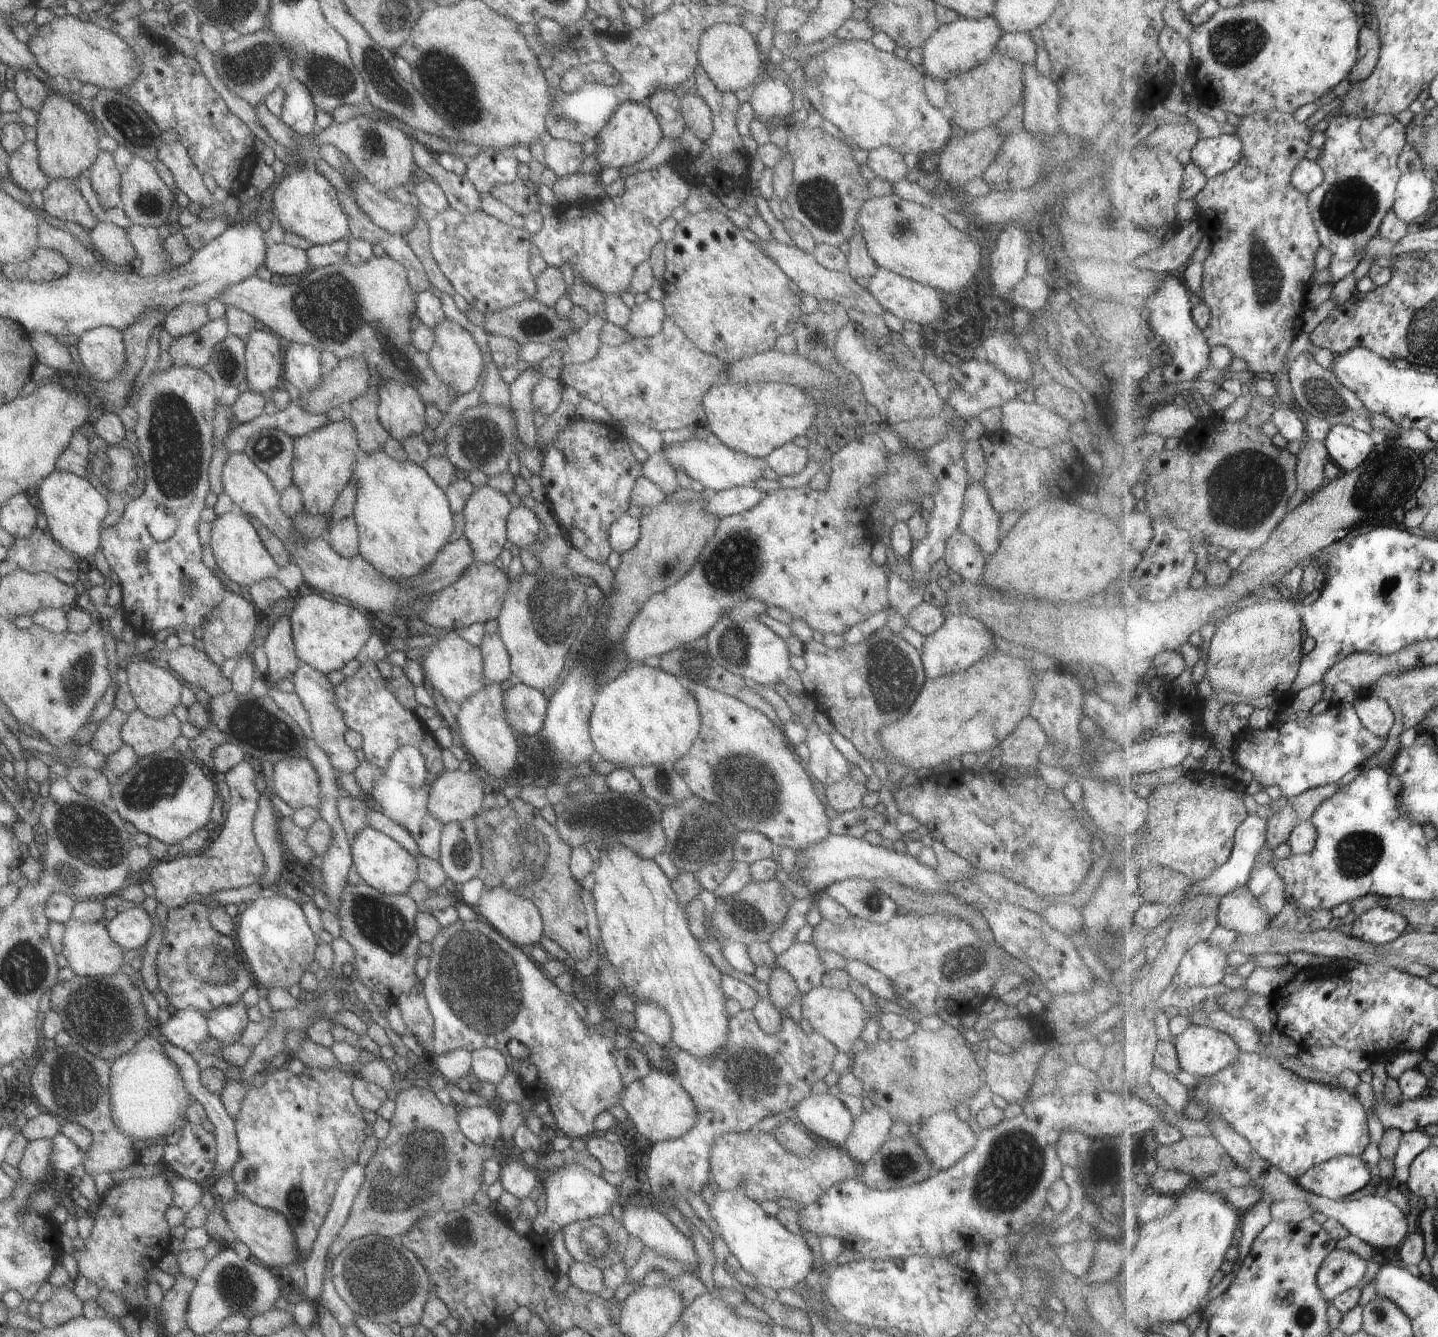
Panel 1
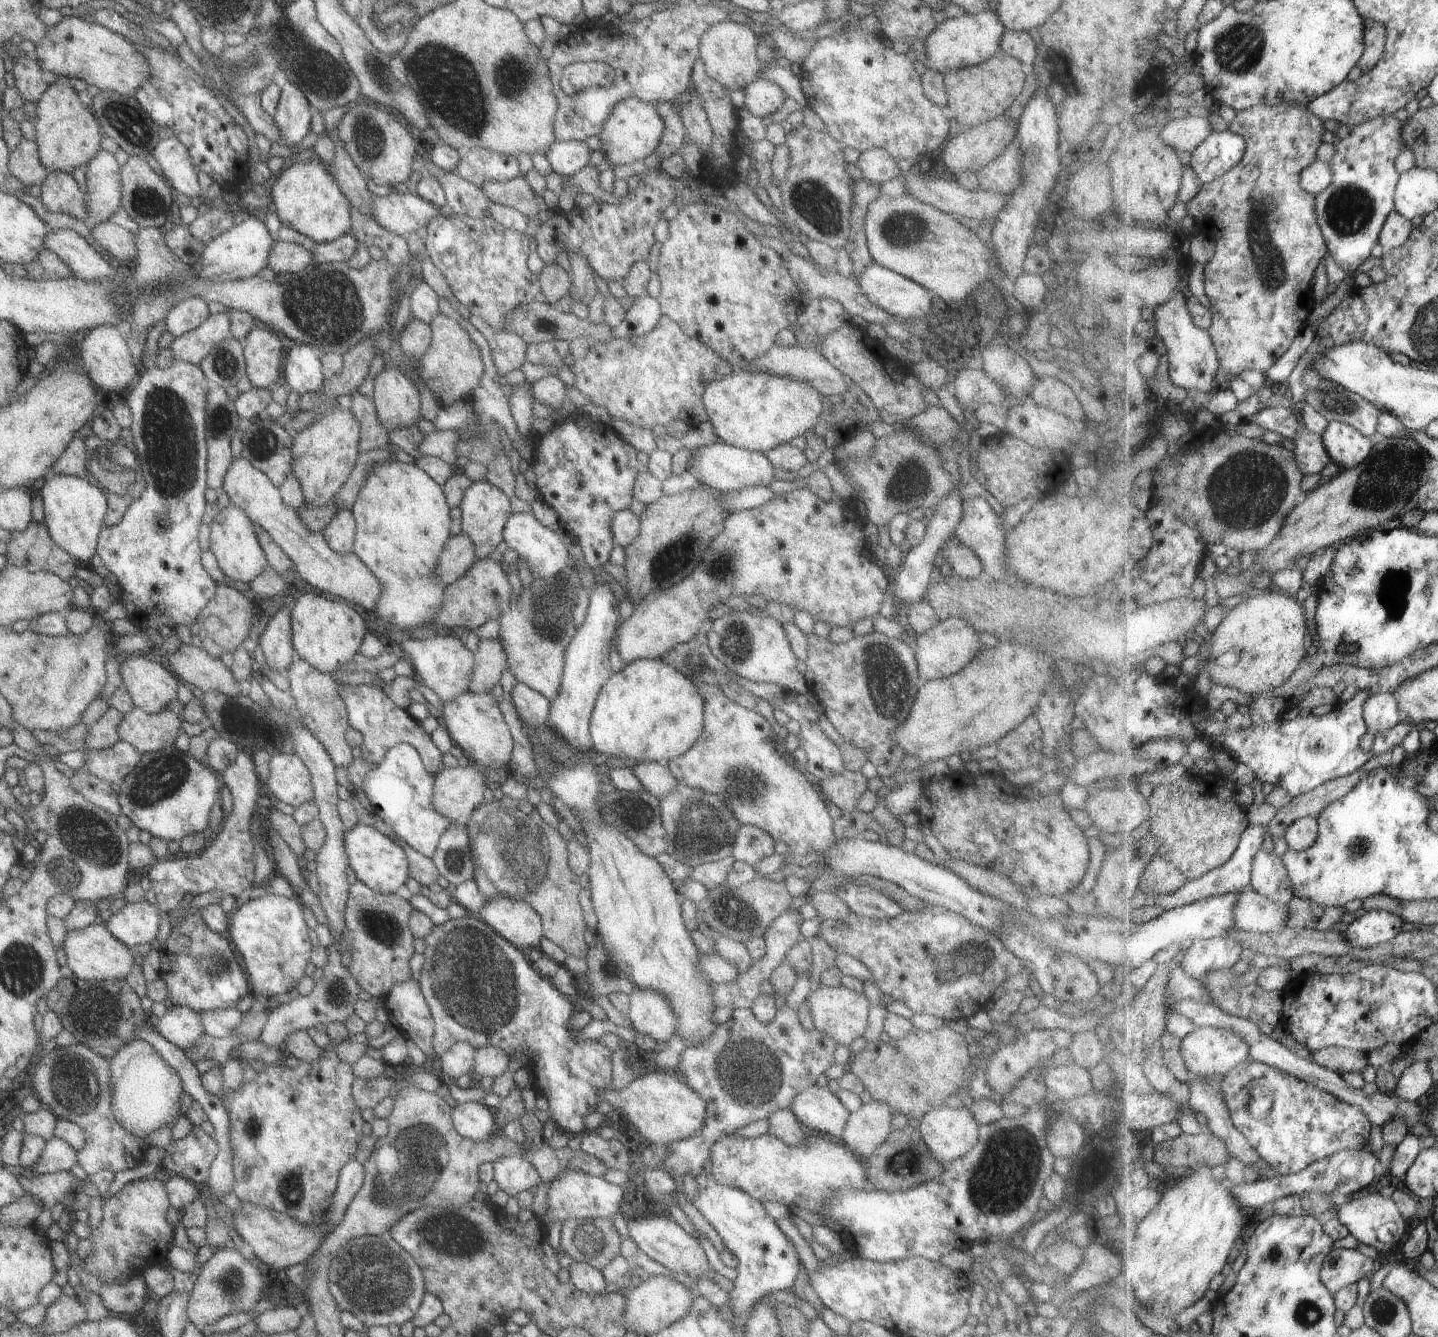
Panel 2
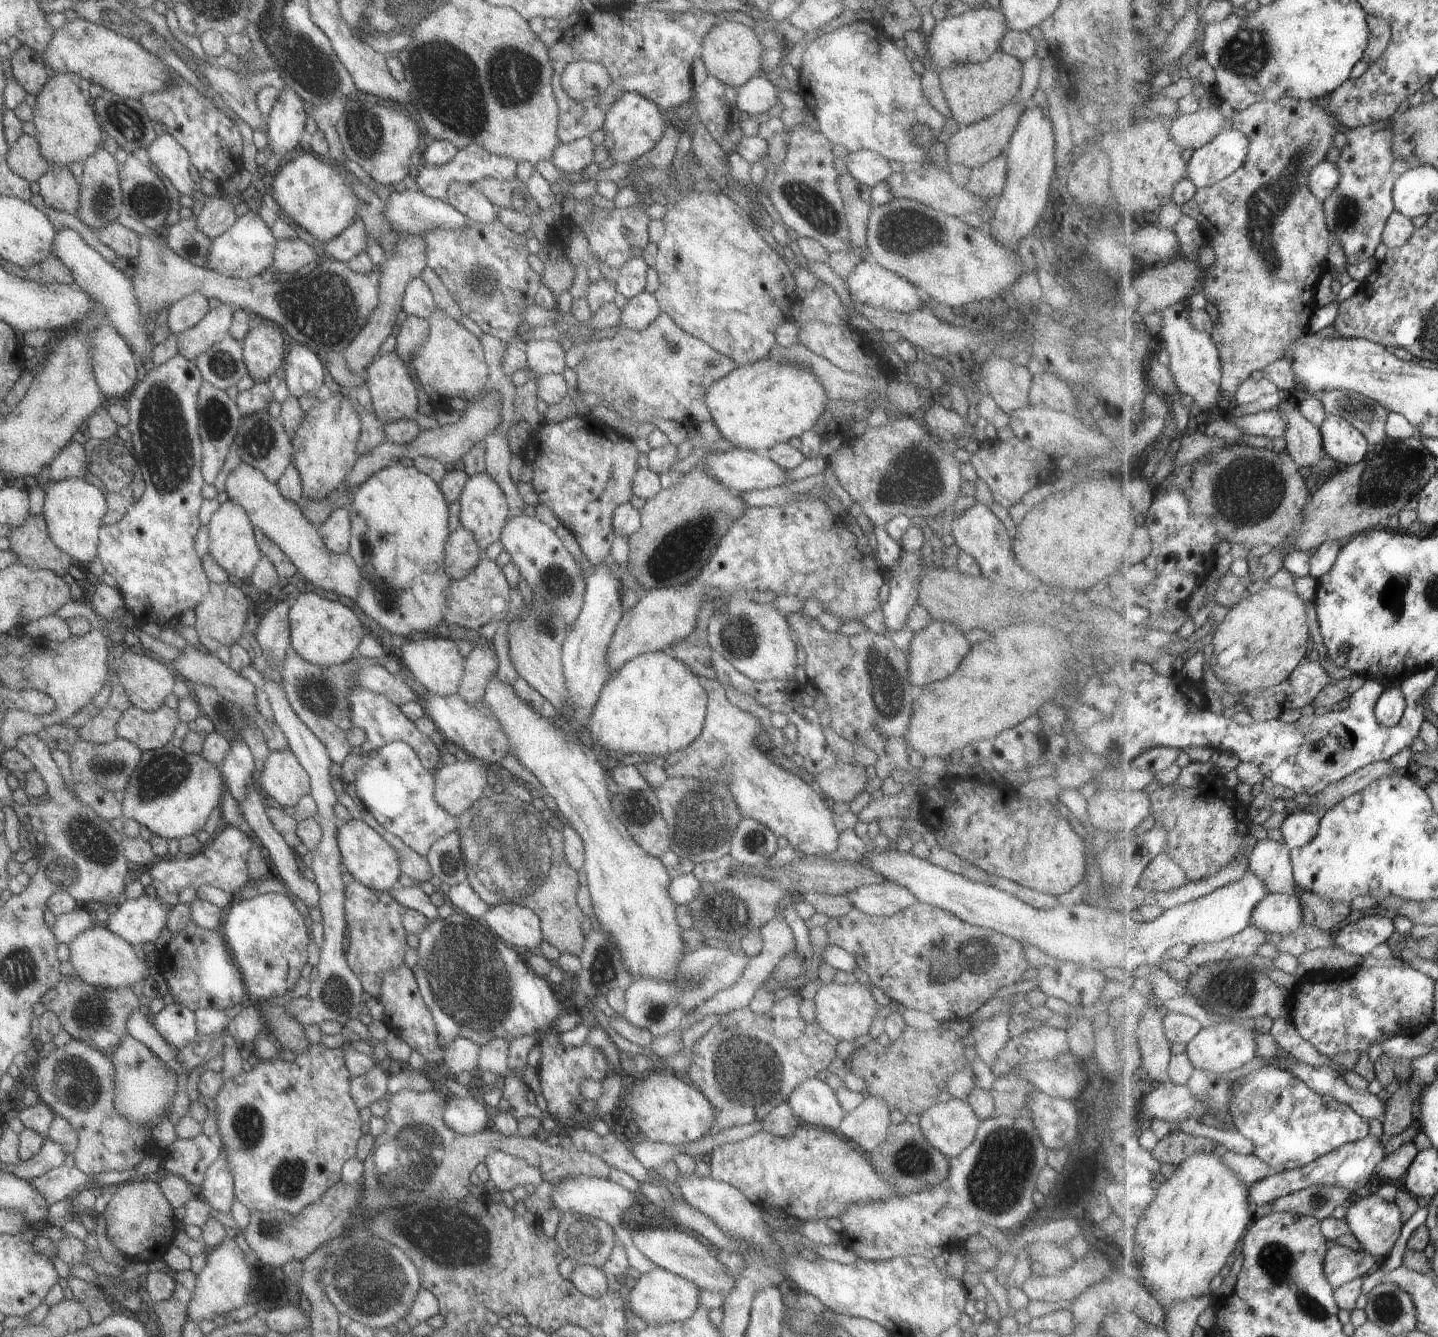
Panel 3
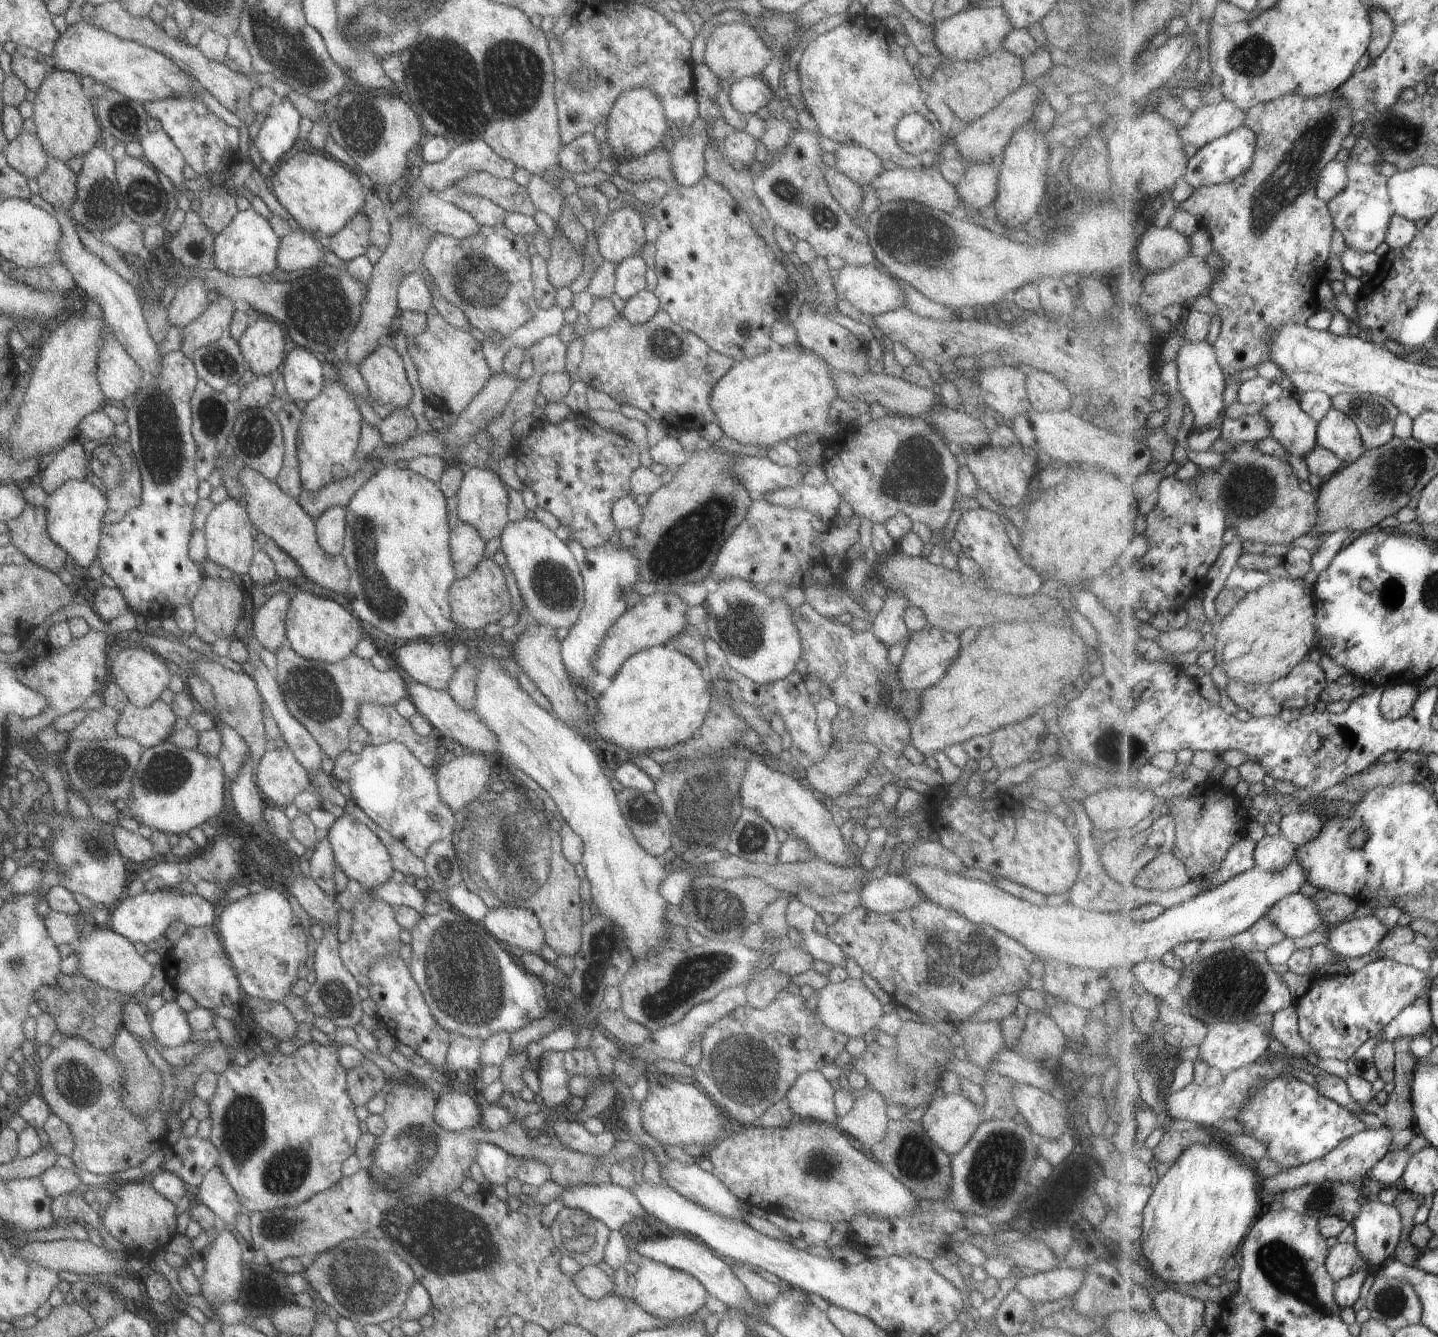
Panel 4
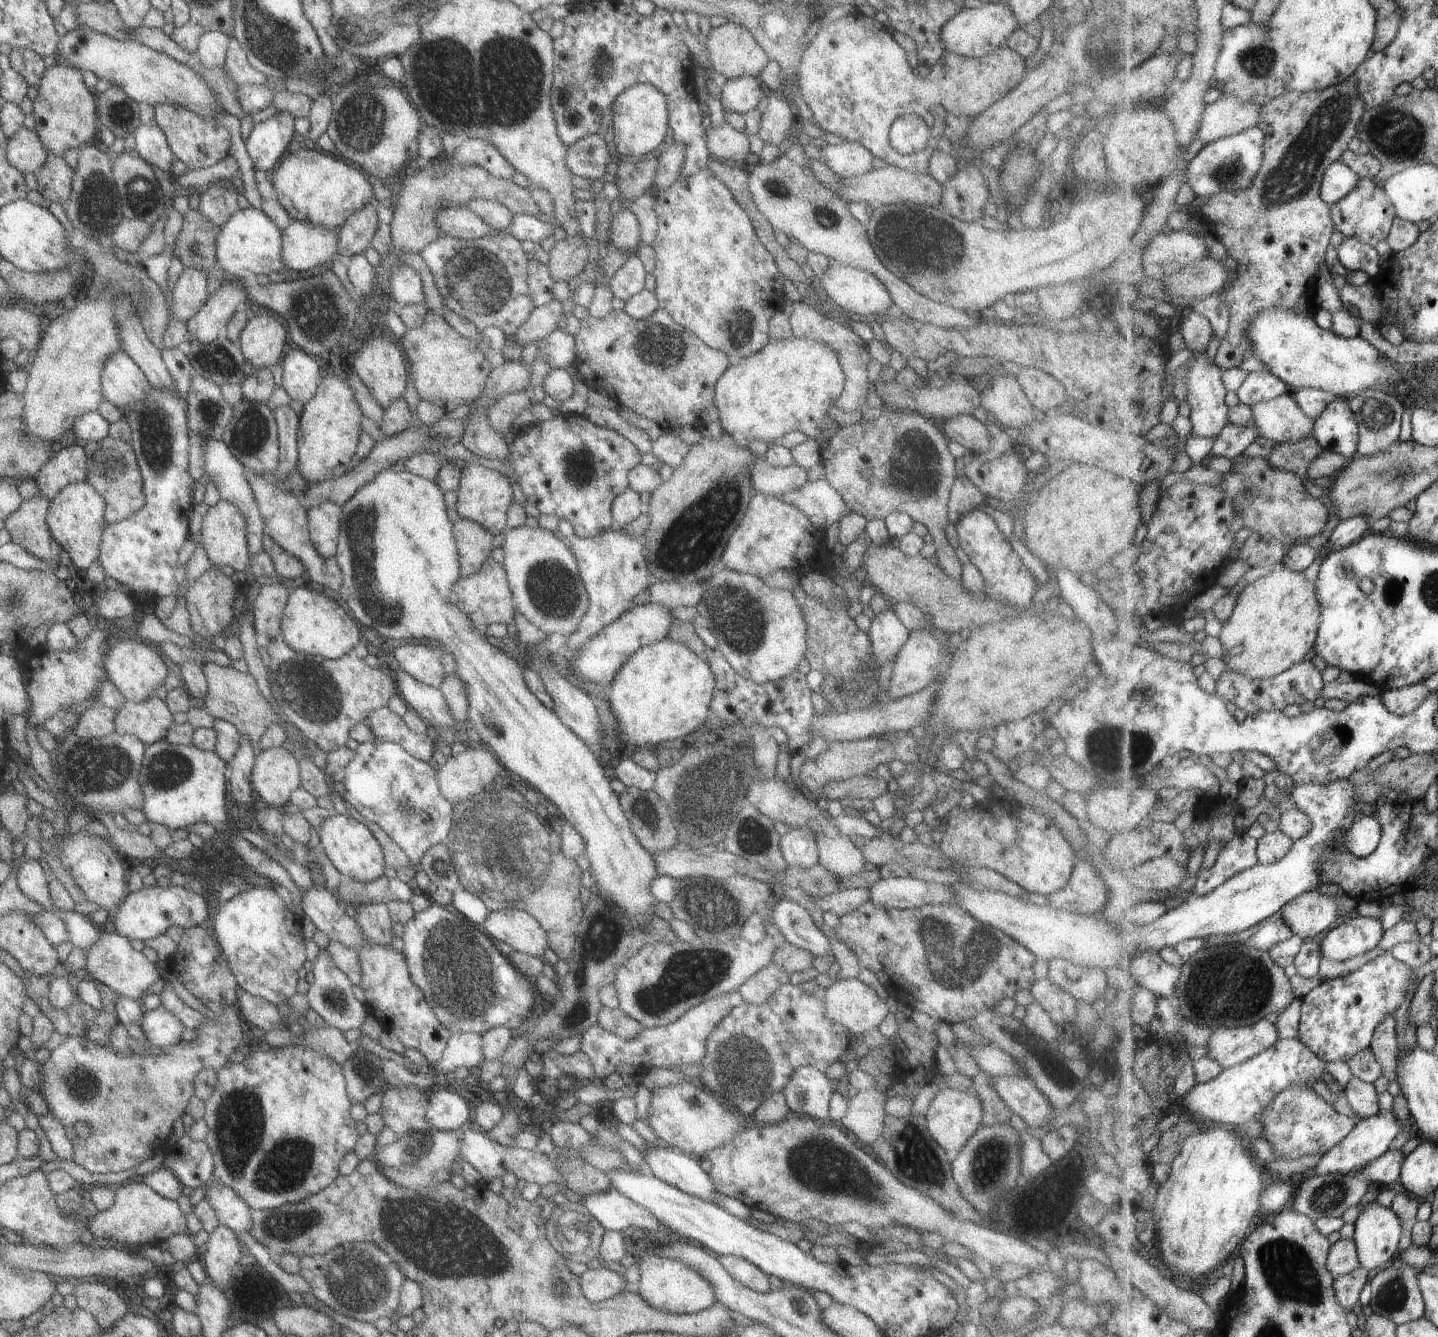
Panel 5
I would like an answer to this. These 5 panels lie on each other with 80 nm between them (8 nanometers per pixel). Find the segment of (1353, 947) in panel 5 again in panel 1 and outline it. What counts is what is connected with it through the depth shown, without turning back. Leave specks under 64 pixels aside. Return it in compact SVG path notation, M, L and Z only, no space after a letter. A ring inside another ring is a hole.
M1378 907L1356 918L1352 925L1351 936L1371 944L1390 944L1403 935L1409 924L1405 916Z

